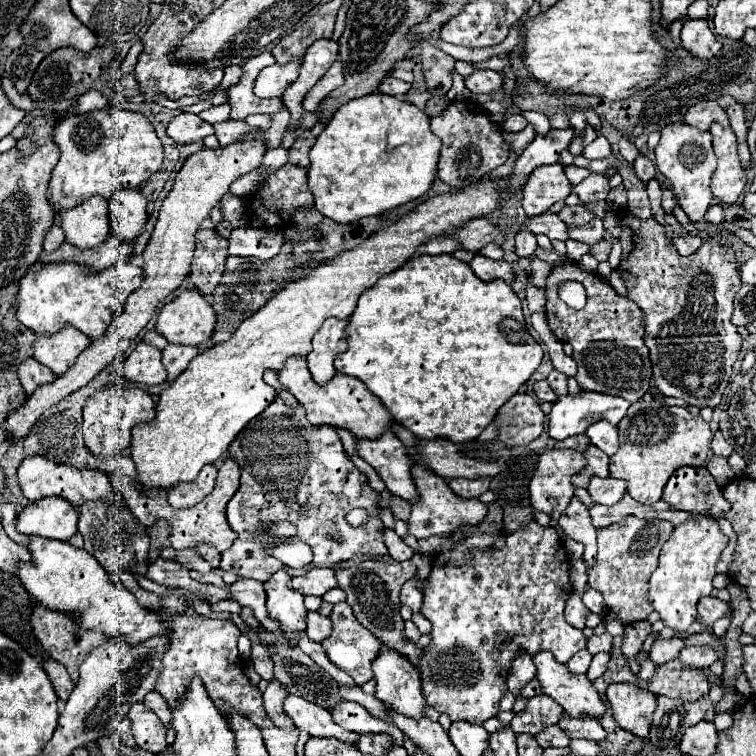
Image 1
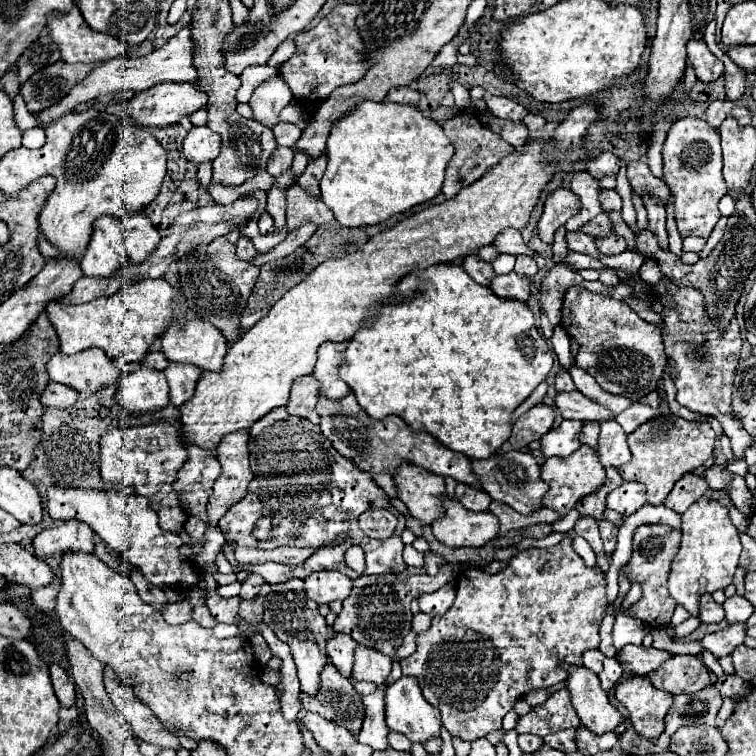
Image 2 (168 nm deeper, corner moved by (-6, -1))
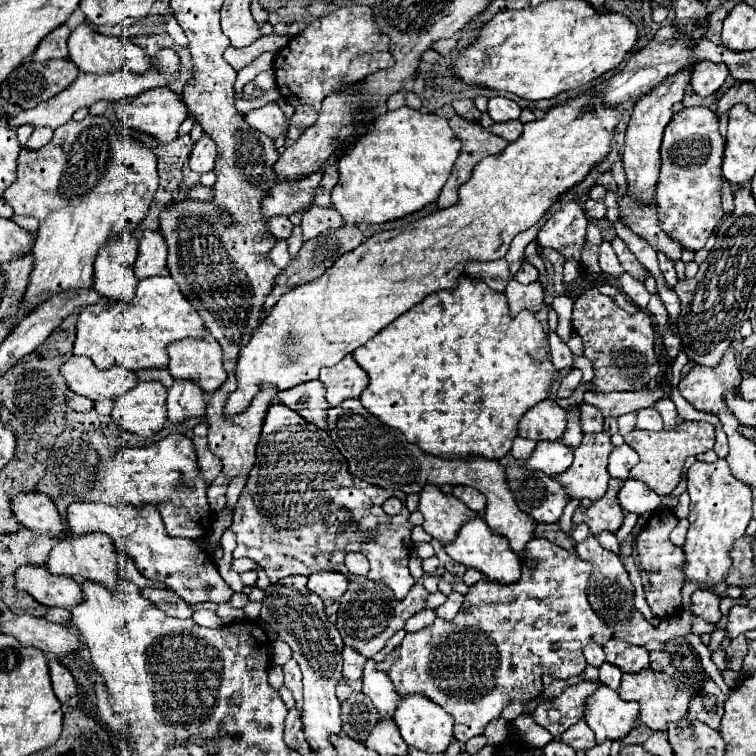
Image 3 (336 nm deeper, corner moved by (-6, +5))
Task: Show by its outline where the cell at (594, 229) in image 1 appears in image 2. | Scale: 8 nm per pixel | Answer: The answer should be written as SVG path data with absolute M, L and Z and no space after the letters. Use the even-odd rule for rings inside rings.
M614 233L614 235L608 235L604 239L596 239L596 247L604 255L616 255L616 253L626 251L626 241Z

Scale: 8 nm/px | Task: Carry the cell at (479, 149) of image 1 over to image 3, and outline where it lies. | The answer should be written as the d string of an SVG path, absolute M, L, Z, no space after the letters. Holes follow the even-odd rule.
M454 115L450 119L450 127L460 137L462 151L454 163L450 179L442 187L442 193L436 201L438 209L452 207L458 201L460 185L464 185L472 177L472 171L480 159L484 159L488 155L498 155L508 145L502 137L488 133L478 121L466 121L460 115Z

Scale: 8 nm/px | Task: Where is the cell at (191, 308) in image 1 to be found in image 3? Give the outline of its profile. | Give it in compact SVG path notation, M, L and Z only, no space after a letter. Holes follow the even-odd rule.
M176 341L168 347L168 355L168 371L178 381L194 381L206 393L214 393L226 381L222 349L218 341Z

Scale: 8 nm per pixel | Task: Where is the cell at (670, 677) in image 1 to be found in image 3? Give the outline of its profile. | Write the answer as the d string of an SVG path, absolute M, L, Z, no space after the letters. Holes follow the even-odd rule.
M652 651L650 653L650 667L654 671L664 671L670 665L670 653L668 651Z

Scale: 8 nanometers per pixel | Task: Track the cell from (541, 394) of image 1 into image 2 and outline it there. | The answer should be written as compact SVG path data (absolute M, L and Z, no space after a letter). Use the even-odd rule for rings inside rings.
M570 391L570 393L556 393L554 397L556 409L562 413L564 419L580 419L580 421L604 421L604 419L614 419L614 415L604 409L602 405L594 403L580 391Z

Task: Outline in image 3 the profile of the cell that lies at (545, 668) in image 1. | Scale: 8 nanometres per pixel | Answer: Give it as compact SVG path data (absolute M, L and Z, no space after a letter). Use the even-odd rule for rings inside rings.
M600 685L596 695L588 697L586 705L586 721L594 731L598 745L606 739L624 739L634 729L638 713L640 705L620 699L620 695L606 685Z

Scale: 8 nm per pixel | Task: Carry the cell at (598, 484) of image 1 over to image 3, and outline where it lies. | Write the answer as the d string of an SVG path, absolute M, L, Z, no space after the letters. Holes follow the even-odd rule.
M628 479L624 481L620 493L618 493L620 505L624 511L630 513L650 513L656 511L660 507L660 495L656 495L652 489L648 489L644 483L640 483L638 479Z

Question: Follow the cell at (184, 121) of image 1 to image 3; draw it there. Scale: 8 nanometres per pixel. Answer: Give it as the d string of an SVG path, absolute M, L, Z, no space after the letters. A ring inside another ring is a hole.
M204 133L190 153L188 167L196 173L208 173L214 171L214 161L216 161L216 143L210 139L210 135Z

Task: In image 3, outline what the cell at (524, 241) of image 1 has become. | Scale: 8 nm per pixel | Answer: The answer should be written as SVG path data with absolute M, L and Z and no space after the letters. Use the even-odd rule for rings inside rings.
M524 263L524 265L522 265L522 269L514 275L514 279L516 279L516 281L520 281L520 283L524 283L524 285L528 285L528 283L538 281L538 271L536 271L536 267L532 267L532 265Z

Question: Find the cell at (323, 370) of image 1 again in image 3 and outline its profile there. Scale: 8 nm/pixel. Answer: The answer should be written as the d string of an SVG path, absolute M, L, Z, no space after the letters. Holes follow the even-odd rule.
M346 355L338 365L322 369L318 377L326 387L326 401L336 407L346 399L358 399L360 393L368 387L366 371L354 361L352 355Z

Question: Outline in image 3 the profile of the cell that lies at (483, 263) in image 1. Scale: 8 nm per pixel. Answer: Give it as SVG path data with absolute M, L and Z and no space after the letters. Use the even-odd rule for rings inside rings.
M510 279L504 295L508 297L512 317L516 317L516 313L520 313L522 309L538 313L544 305L544 289L538 281L532 285L522 285L516 279Z

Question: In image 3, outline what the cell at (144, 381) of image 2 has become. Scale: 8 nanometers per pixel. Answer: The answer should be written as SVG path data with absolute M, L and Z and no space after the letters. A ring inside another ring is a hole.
M140 381L114 403L112 417L128 433L152 437L166 423L166 389L158 381Z

